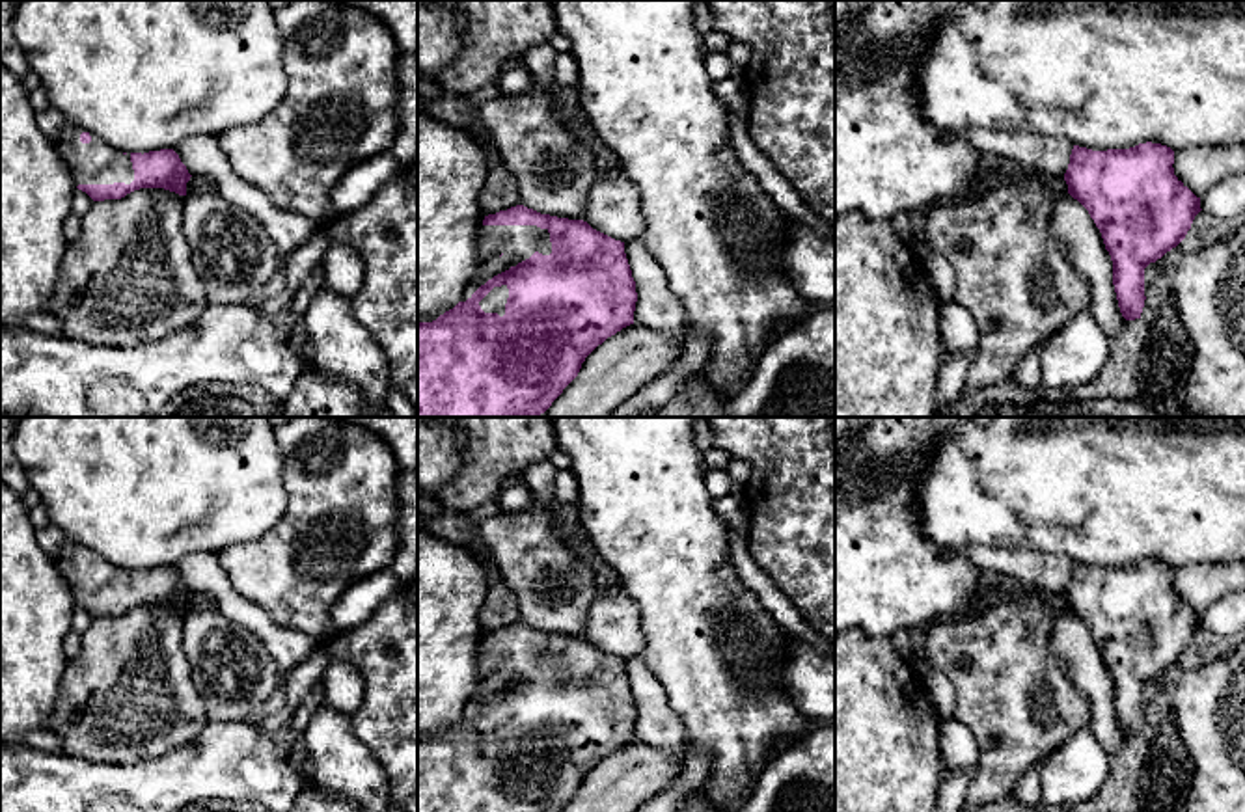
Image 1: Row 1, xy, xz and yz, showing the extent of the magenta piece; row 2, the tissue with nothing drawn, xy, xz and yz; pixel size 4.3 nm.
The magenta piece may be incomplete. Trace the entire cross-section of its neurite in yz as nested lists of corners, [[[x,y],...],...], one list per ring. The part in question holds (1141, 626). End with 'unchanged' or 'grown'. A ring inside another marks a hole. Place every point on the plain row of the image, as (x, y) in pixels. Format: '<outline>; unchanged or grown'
[[[1161,561],[1129,566],[1092,568],[1074,562],[1064,590],[1068,611],[1077,616],[1101,650],[1113,678],[1113,702],[1126,738],[1141,736],[1144,724],[1144,685],[1176,665],[1202,628],[1197,615],[1174,592],[1174,568]]]; unchanged

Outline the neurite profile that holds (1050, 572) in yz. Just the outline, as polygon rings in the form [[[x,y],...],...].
[[[973,544],[960,553],[980,572],[999,572],[1019,583],[1049,594],[1064,594],[1074,561],[1066,555],[1040,553],[1034,549],[1001,549]]]

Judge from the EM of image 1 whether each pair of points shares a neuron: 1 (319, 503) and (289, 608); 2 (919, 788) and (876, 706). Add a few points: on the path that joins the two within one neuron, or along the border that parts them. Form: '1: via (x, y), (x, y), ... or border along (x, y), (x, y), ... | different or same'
1: via (319, 529), (317, 550), (295, 572), (295, 581) | same
2: via (899, 768), (876, 745), (876, 727) | same

